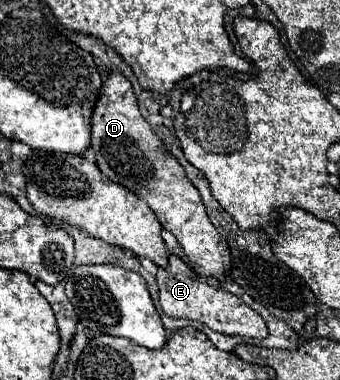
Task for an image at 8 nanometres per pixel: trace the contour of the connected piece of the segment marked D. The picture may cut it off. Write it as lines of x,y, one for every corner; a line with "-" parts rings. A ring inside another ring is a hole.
111,73
107,77
91,119
91,131
91,147
97,155
97,165
103,175
127,187
151,207
163,229
171,231
177,237
191,267
203,279
225,277
233,267
227,241
209,221
201,201
201,193
187,179
181,163
163,145
151,125
141,117
133,87
123,75

